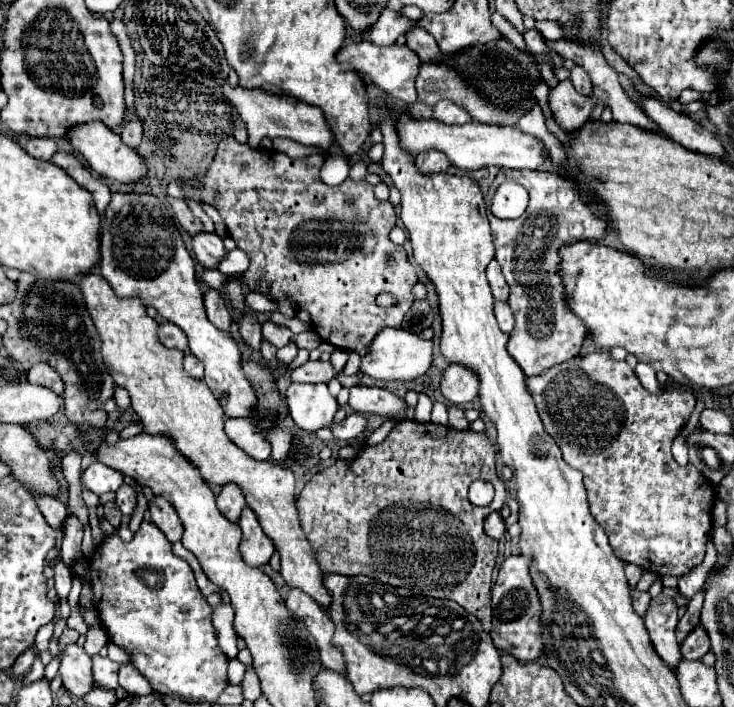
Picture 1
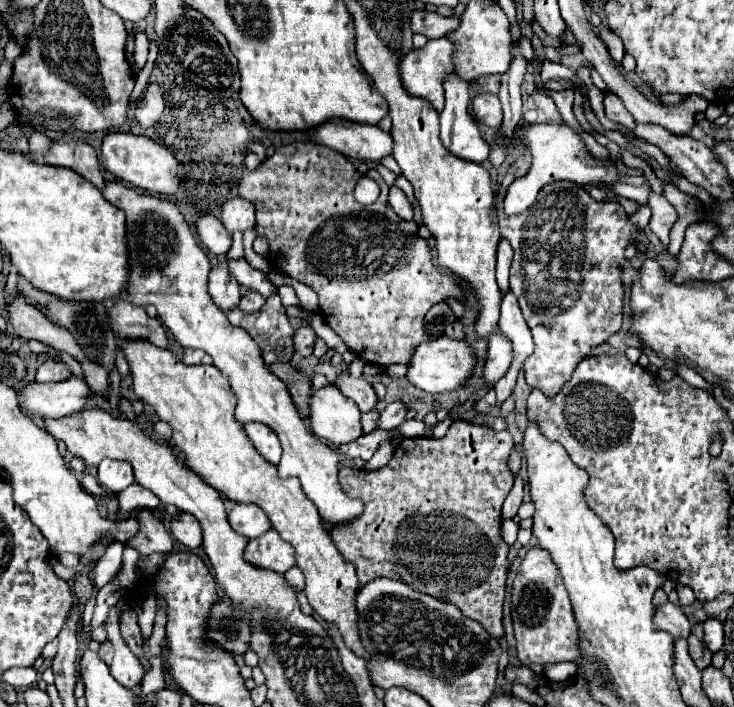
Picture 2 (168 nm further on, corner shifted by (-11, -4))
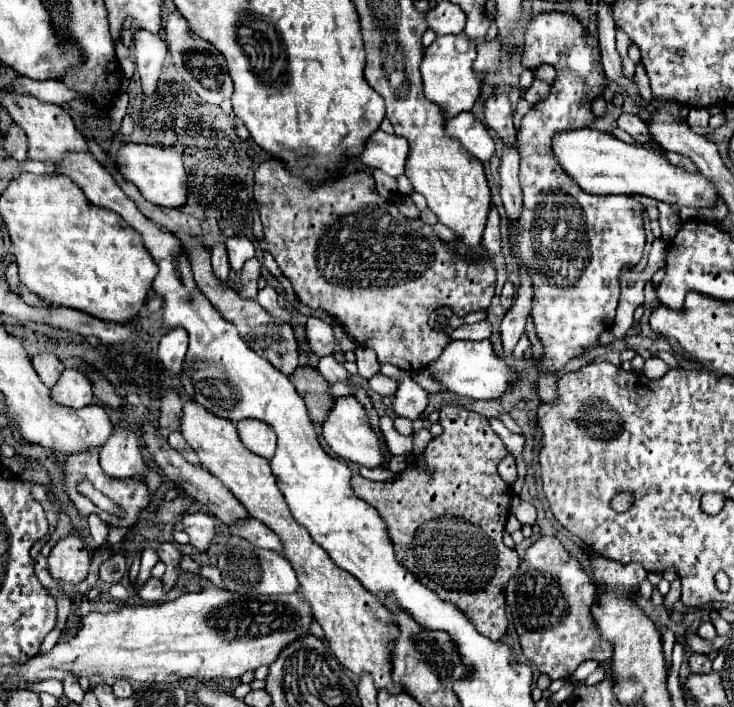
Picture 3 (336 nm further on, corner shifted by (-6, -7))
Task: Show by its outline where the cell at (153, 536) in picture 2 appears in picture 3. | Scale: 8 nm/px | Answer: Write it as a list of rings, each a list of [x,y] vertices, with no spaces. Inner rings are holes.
[[[160,543],[158,555],[166,565],[166,573],[162,577],[162,583],[166,587],[174,587],[178,583],[178,577],[180,577],[180,551],[172,543]]]

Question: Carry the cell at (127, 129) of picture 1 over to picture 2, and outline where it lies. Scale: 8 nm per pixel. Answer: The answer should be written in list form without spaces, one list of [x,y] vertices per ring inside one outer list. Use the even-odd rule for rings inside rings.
[[[151,84],[145,90],[145,94],[137,100],[135,120],[139,122],[141,128],[153,128],[159,122],[163,108],[165,108],[165,100],[161,94],[161,88],[157,84]]]

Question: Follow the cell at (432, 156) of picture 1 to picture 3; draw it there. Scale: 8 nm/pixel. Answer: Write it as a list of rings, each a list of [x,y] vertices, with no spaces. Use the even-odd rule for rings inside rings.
[[[462,113],[446,123],[446,131],[452,137],[458,137],[458,141],[482,163],[490,161],[490,157],[496,153],[494,139],[490,137],[486,125],[478,121],[472,113]]]

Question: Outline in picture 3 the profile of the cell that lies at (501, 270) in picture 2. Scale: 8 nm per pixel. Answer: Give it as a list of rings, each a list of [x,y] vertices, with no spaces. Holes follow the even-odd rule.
[[[492,205],[490,213],[488,213],[488,219],[486,219],[486,229],[484,229],[484,235],[482,235],[482,245],[484,245],[484,249],[490,255],[496,255],[498,251],[502,251],[500,243],[502,243],[502,237],[500,237],[500,217],[498,217],[496,207]]]

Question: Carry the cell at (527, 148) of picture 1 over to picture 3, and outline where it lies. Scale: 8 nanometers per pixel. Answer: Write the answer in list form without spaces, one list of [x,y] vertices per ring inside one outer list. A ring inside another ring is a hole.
[[[578,129],[566,131],[554,137],[554,155],[562,163],[564,171],[592,195],[646,195],[668,205],[686,205],[686,207],[708,207],[712,209],[718,193],[716,187],[700,173],[684,171],[682,167],[672,165],[664,155],[650,151],[642,145],[628,145],[616,139],[614,135],[602,133],[598,129]]]

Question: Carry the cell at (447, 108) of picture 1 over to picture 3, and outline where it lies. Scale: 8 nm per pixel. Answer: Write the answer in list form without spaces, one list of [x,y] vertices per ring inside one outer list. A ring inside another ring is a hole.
[[[506,93],[492,95],[486,101],[484,119],[486,119],[486,127],[492,129],[502,143],[516,149],[516,131],[512,127],[512,107]]]

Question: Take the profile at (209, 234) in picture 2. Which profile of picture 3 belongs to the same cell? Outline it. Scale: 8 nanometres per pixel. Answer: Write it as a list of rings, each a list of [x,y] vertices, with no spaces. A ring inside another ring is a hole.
[[[228,237],[226,249],[228,249],[228,257],[230,257],[230,267],[234,271],[240,271],[244,261],[254,257],[254,245],[246,237]]]

